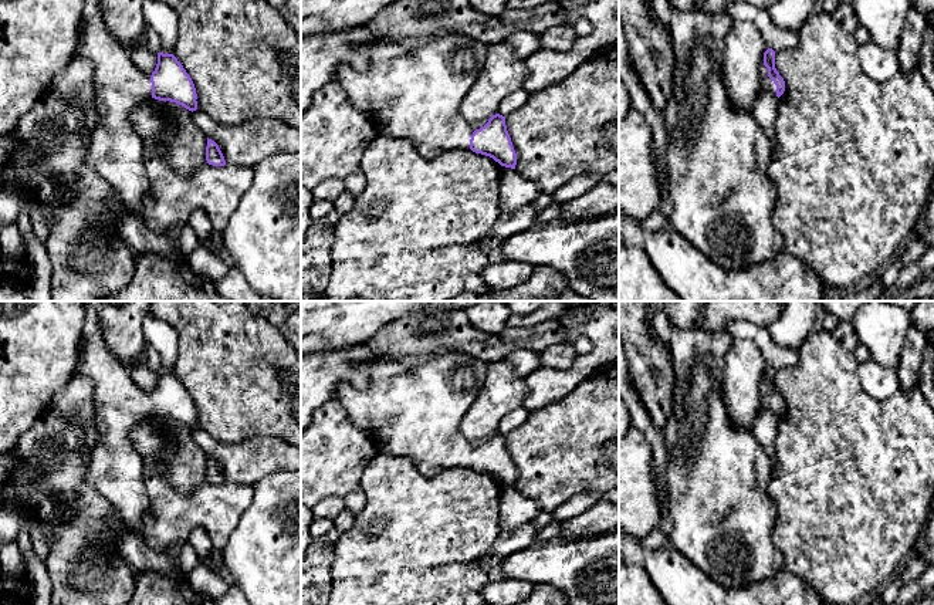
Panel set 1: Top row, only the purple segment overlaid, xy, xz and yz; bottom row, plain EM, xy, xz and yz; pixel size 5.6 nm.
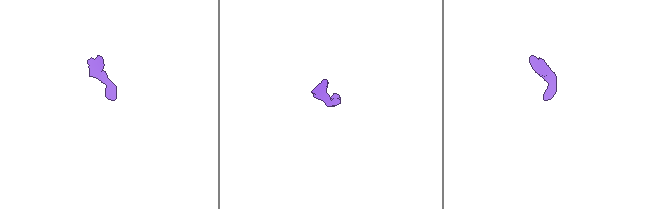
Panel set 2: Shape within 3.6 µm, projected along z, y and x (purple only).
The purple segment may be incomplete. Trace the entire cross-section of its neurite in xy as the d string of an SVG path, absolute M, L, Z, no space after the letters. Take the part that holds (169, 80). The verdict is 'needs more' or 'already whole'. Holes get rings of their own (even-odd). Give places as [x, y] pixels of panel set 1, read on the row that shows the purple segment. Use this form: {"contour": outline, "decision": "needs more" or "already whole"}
{"contour": "M85 0L81 18L81 44L77 54L92 62L94 98L98 125L91 131L82 126L82 112L72 104L44 95L27 114L24 114L13 133L14 148L9 162L0 169L0 187L13 190L21 203L35 202L53 219L50 202L57 202L54 180L70 183L81 166L89 166L112 187L115 199L122 205L116 230L121 239L141 257L158 254L185 261L179 243L173 234L155 234L143 222L143 202L149 192L145 168L145 142L135 132L129 115L143 98L170 101L189 111L197 109L197 94L190 75L173 54L158 53L158 64L150 77L141 71L132 61L129 51L118 44L108 33L98 0Z", "decision": "needs more"}

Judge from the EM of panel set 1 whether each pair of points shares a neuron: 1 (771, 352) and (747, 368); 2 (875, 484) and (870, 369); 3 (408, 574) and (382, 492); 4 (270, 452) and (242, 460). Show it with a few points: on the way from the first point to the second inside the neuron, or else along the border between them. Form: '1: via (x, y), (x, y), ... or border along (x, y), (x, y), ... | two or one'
1: border along (735, 338), (753, 340), (770, 365) | two
2: border along (856, 367), (873, 398), (887, 399), (899, 388) | two
3: via (408, 554), (408, 517), (402, 511) | one
4: via (263, 456), (249, 460) | one

